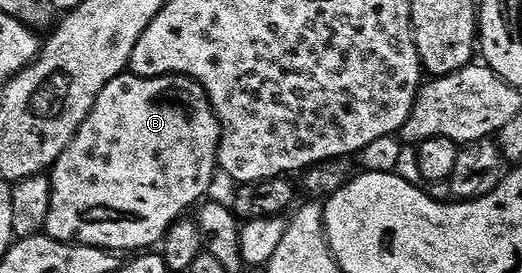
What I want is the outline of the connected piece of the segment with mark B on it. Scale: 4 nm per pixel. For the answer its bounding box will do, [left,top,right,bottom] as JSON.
[45,73,222,253]

